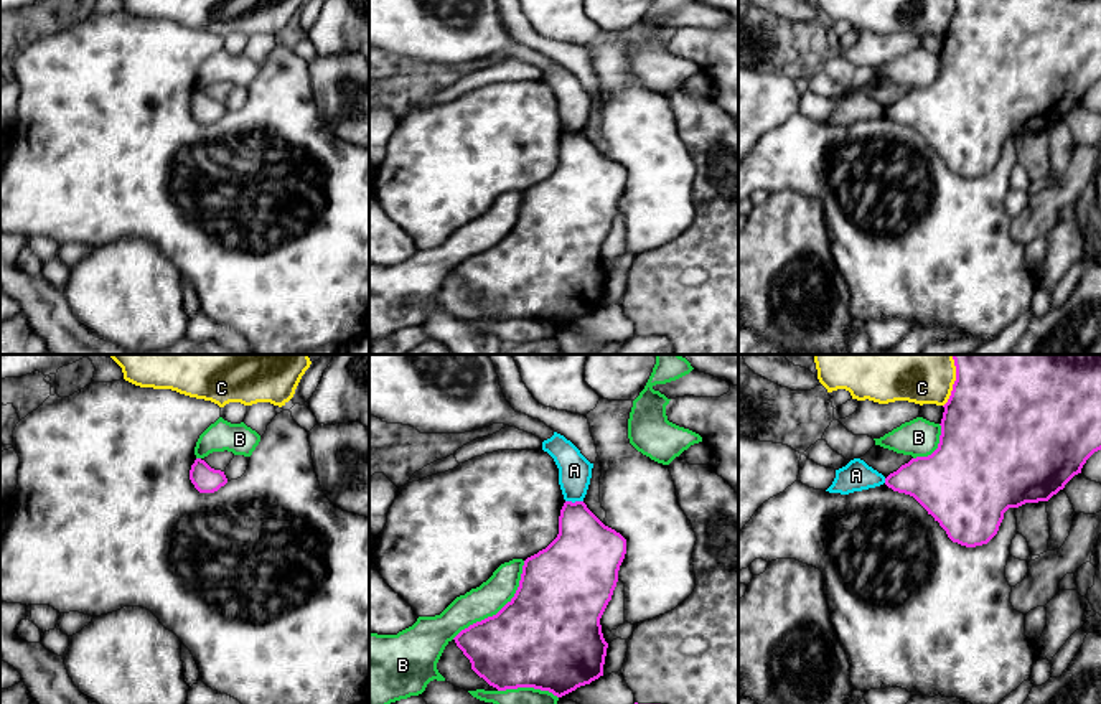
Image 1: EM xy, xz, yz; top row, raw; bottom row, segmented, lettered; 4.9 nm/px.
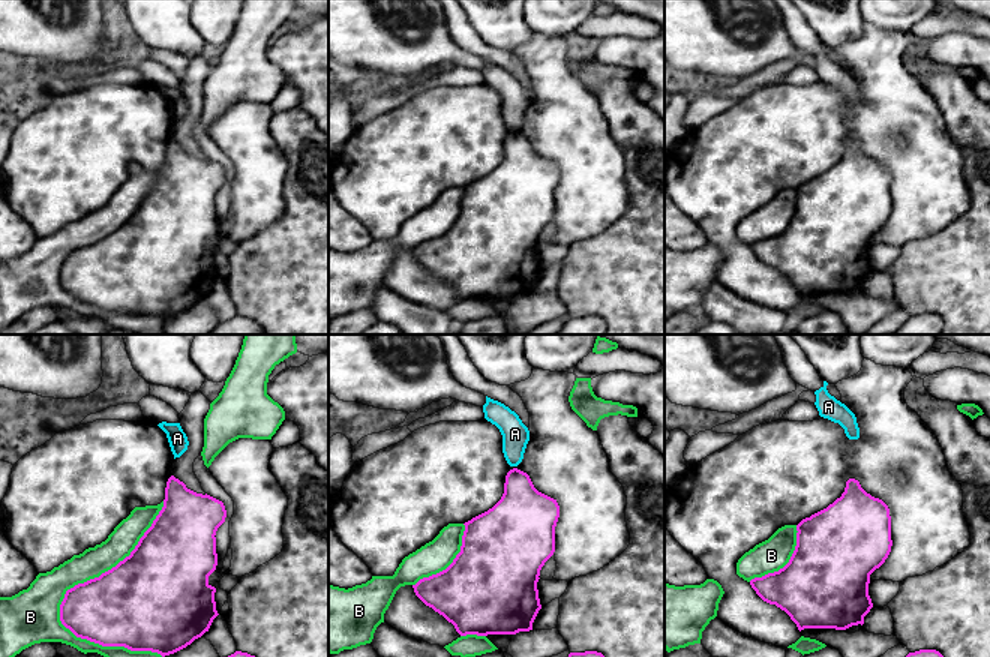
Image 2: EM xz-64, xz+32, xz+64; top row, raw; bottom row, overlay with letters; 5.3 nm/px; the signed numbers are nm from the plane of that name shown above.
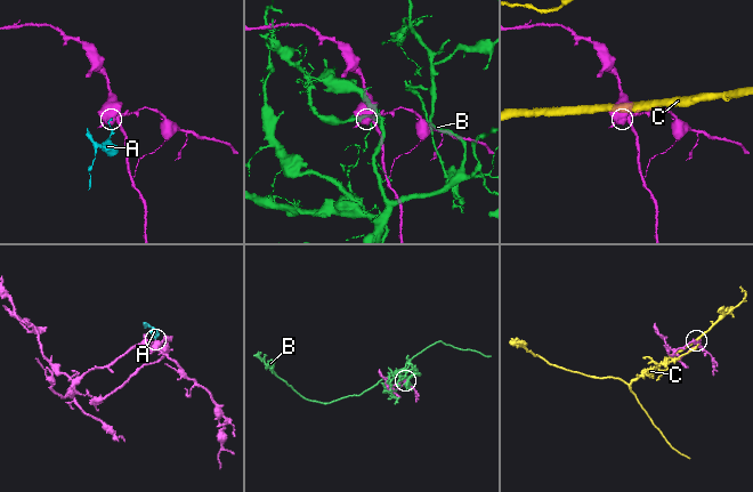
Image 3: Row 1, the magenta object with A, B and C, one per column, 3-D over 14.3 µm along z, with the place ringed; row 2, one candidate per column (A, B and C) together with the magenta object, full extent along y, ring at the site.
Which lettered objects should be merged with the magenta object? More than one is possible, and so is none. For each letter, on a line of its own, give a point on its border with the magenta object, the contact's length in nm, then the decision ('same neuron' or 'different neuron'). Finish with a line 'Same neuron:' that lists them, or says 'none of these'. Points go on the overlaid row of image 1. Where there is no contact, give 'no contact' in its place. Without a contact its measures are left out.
A: meets magenta in xz at (576, 502); contact 90 nm long; different neuron
B: meets magenta in xz at (501, 609); contact 500 nm long; different neuron
C: meets magenta in yz at (955, 381); contact 260 nm long; different neuron
Same neuron: none of these

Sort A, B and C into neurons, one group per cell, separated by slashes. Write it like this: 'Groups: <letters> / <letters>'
Groups: A / B / C

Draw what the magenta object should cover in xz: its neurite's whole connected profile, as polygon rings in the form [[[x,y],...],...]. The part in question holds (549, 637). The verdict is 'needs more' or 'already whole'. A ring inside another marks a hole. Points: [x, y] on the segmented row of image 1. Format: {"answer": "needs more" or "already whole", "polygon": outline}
{"answer": "already whole", "polygon": [[[565,501],[557,537],[522,566],[514,597],[493,617],[453,640],[471,669],[498,691],[534,688],[562,697],[603,676],[608,643],[600,618],[611,600],[626,539],[605,526],[583,501]]]}

